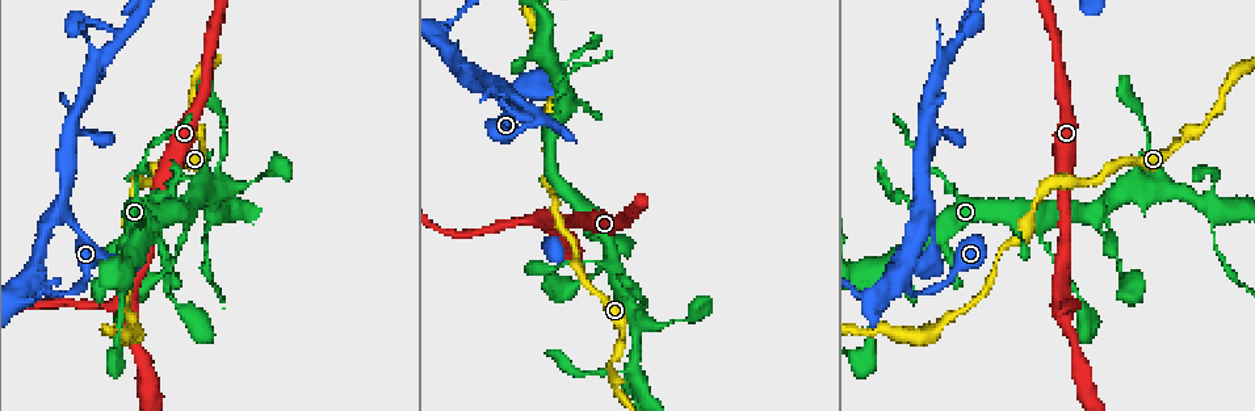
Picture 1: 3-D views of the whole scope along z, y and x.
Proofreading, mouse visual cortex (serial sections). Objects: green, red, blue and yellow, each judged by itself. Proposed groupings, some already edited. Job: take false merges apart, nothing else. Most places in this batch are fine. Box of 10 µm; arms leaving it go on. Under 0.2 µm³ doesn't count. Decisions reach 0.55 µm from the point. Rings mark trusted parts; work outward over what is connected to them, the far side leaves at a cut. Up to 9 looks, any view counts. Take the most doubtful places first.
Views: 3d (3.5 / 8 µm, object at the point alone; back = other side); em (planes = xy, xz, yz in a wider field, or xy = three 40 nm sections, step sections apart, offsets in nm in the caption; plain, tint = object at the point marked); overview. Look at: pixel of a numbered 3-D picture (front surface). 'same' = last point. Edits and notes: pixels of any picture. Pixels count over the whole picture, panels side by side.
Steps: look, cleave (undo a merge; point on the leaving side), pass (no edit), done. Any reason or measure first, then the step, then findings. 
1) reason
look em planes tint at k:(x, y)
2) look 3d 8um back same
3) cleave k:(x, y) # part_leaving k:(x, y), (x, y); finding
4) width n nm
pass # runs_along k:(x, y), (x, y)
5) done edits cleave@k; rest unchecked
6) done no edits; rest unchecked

look 3d 3.5um at 1:(544, 219)

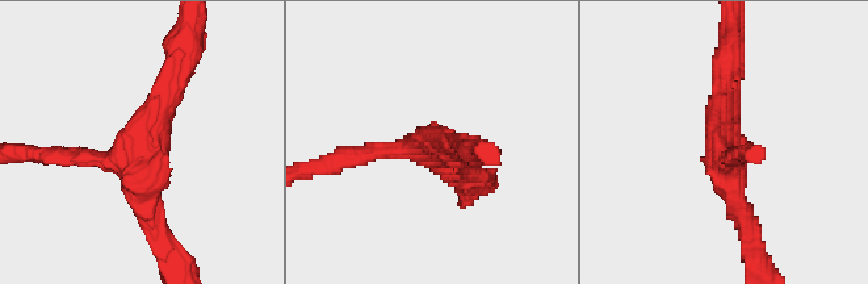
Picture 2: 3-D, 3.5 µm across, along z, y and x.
arms 3; arm_widths 200, 250, 300 nm
look em xy step 1 plain at 2:(138, 147)

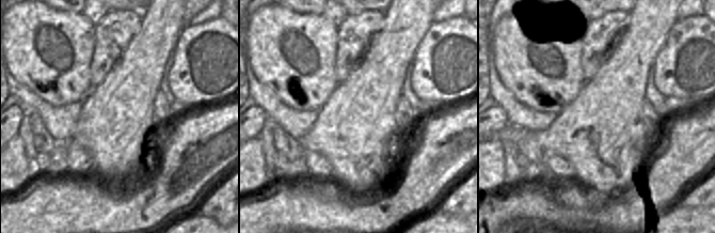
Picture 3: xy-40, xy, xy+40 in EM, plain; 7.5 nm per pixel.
where the object lies
look em xy step 1 tint same

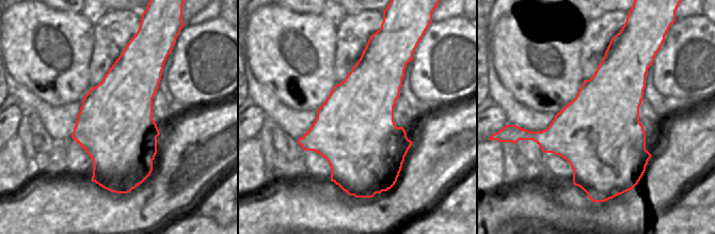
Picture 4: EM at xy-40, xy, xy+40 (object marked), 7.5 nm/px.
pass # runs_along 2:(177, 67), (141, 147), (154, 229); continuous, no second cell

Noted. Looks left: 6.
three-way junction
look 3d 8um at 1:(871, 304)

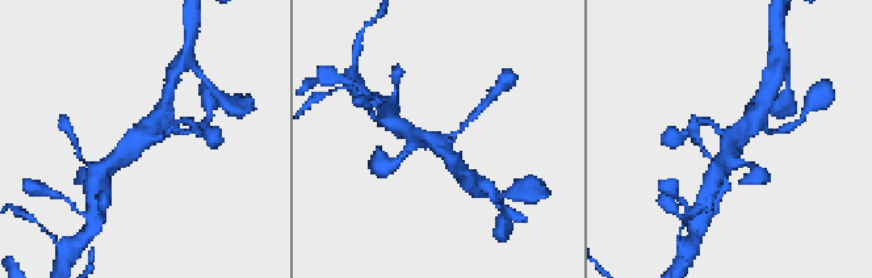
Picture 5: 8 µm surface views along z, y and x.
look 3d 3.5um same

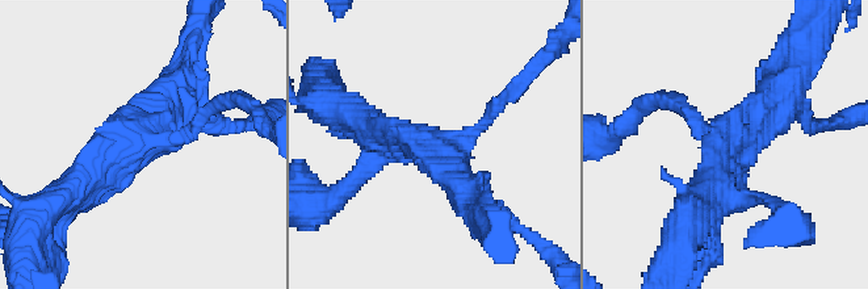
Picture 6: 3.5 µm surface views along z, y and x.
arms 3; arm_widths 200, 250, 400 nm; need the tissue
look em xy step 3 tint at 6:(164, 140)

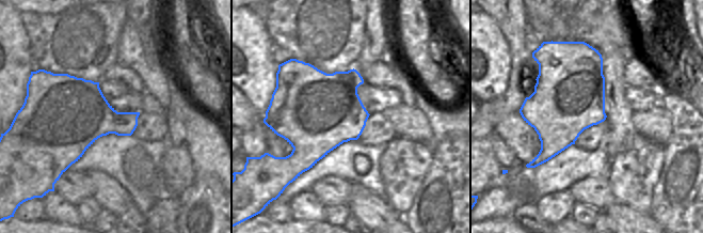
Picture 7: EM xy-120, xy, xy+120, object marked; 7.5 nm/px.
pass # one cell here

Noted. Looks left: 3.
a fork
look 3d 3.5um at 1:(477, 83)

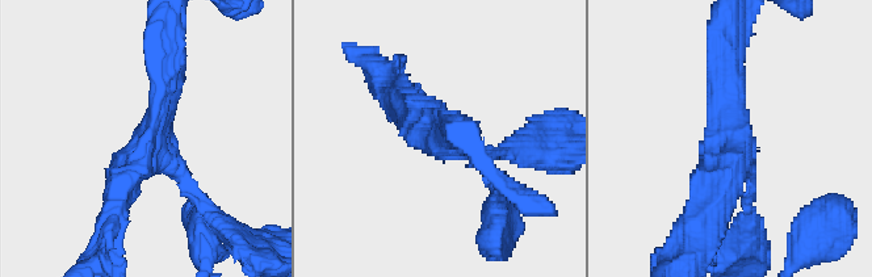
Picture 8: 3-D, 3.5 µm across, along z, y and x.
arms 3; arm_widths 150, 300, 350 nm
look em planes tint at 8:(145, 149)

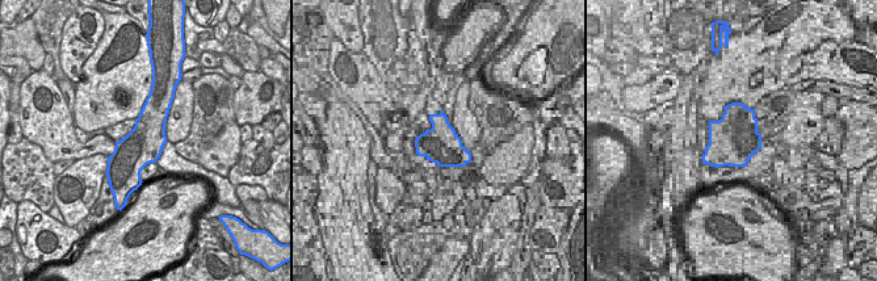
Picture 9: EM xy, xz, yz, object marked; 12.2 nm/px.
pass # one cell here

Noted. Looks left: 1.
done no edits; rest unchecked

